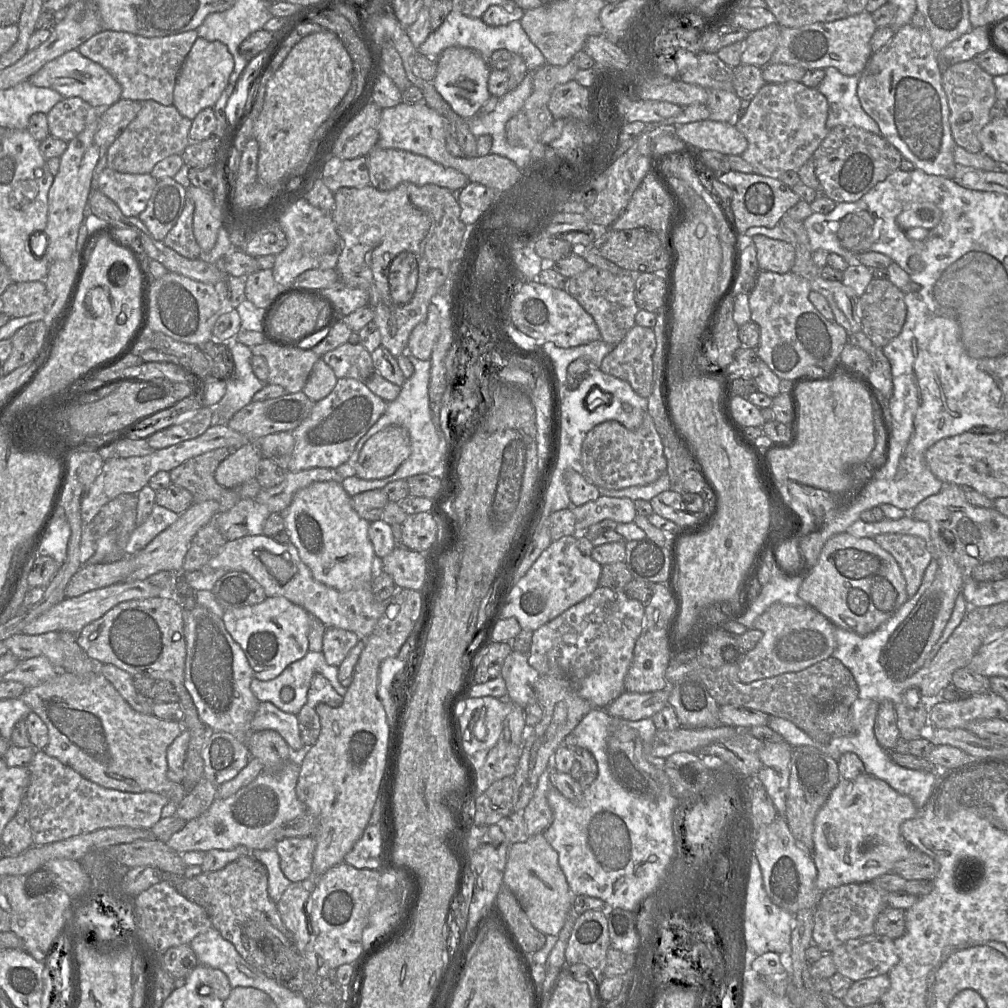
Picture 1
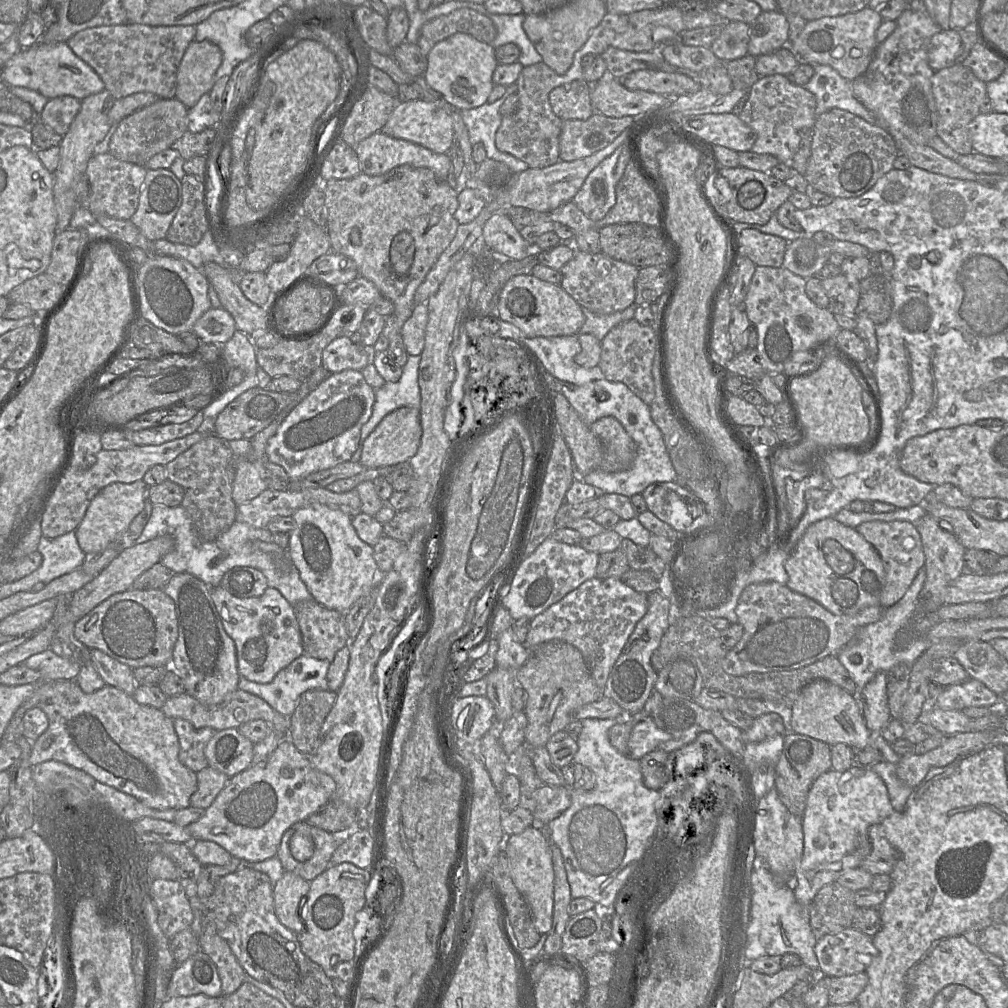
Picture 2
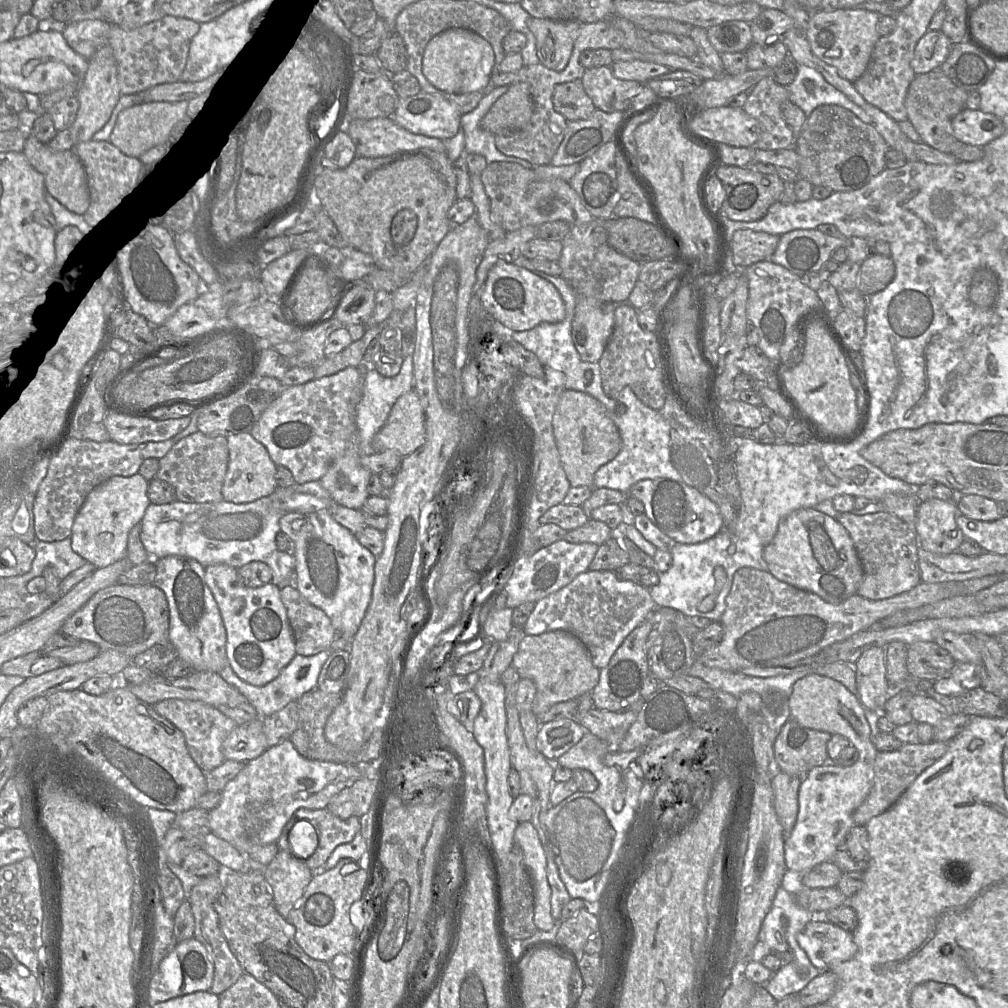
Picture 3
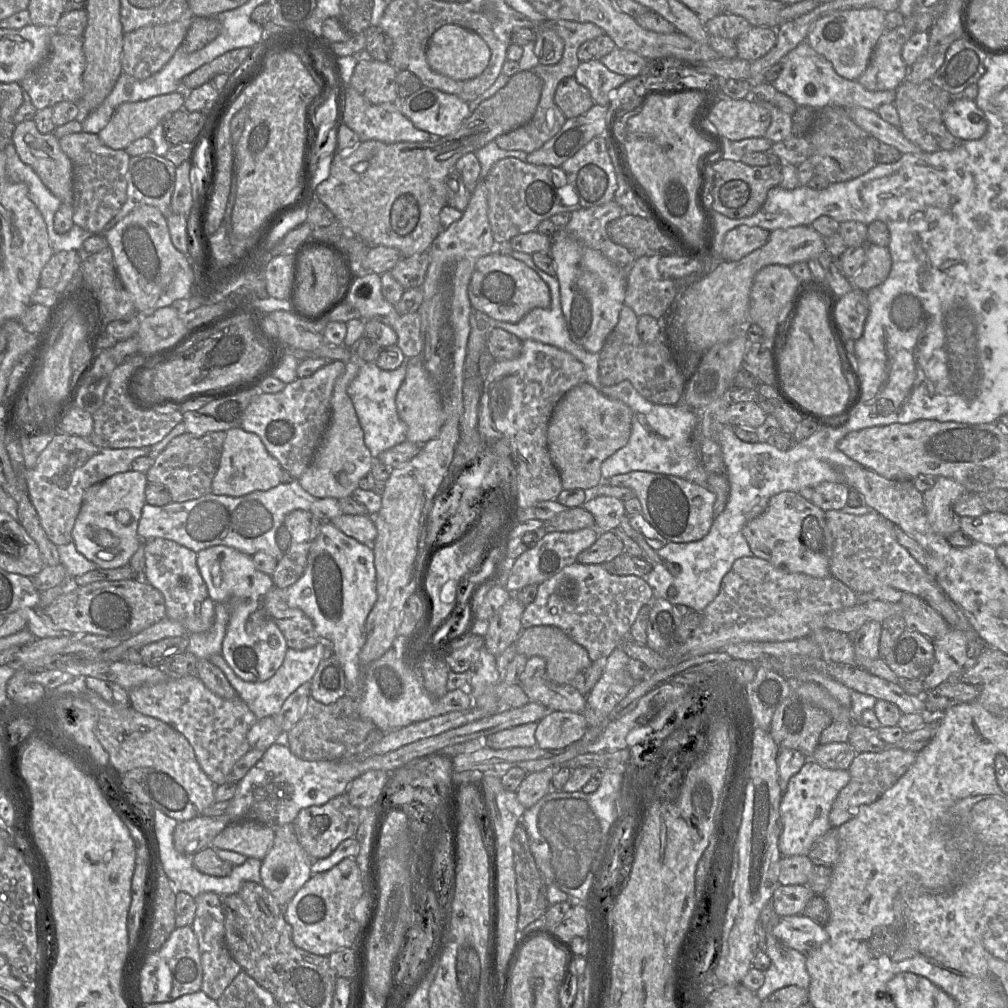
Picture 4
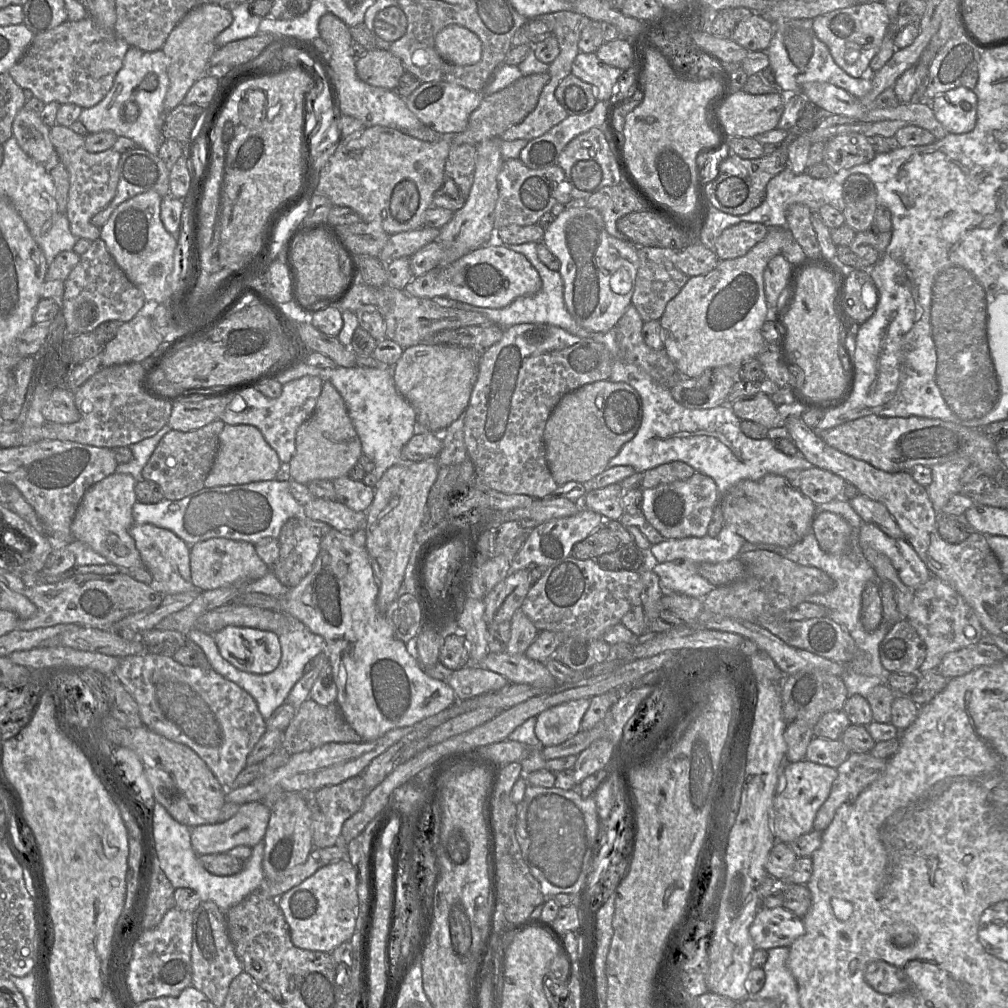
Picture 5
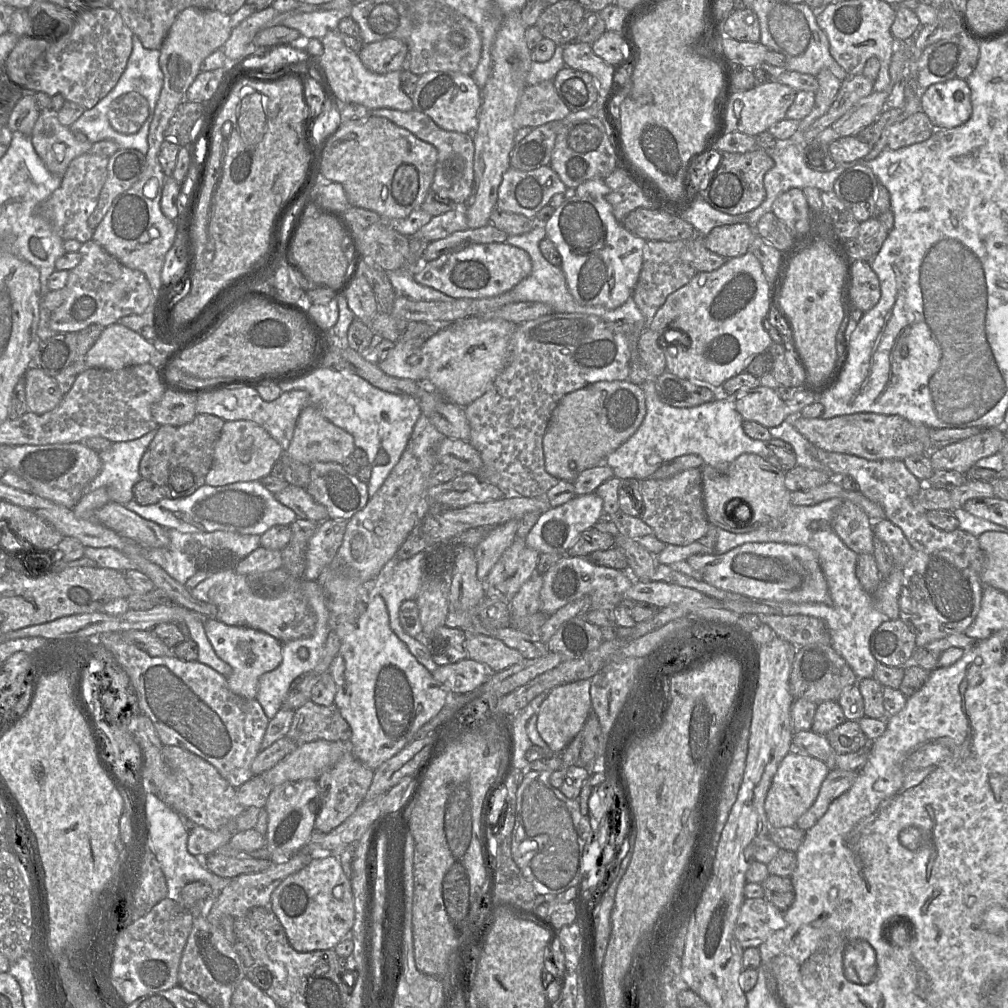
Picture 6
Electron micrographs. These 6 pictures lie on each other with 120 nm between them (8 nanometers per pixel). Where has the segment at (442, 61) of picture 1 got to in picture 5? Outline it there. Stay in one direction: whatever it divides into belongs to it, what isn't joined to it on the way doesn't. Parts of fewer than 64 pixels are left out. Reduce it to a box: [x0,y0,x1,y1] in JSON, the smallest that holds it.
[435,24,482,66]

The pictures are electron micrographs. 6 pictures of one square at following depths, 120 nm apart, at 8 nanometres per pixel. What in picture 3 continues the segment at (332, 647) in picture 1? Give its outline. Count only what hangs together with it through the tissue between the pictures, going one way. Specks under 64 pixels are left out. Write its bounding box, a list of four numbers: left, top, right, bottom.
[280,585,336,656]

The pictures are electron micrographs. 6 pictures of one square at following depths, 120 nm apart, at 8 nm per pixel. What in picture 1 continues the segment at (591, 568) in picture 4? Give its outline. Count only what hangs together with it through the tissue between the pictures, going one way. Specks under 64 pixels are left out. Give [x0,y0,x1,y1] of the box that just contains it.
[528,586,645,708]

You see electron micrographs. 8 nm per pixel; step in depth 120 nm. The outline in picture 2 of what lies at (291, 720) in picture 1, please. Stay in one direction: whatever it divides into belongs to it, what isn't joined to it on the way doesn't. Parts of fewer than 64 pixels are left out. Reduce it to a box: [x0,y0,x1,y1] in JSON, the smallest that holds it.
[161,688,290,738]

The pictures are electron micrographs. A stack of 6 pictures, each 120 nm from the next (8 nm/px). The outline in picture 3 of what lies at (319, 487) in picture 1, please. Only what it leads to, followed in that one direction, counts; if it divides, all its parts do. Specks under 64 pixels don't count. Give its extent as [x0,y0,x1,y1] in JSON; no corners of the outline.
[294,510,376,638]

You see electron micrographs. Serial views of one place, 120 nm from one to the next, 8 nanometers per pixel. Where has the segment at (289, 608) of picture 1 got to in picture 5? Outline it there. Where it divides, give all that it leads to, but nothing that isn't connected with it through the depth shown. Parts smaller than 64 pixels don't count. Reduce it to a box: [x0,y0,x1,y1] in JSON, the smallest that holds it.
[190,538,282,674]

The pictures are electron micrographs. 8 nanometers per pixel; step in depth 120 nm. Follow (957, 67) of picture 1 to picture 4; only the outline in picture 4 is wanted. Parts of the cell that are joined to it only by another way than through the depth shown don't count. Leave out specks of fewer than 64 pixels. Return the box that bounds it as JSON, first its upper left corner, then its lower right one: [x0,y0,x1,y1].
[894,79,953,153]

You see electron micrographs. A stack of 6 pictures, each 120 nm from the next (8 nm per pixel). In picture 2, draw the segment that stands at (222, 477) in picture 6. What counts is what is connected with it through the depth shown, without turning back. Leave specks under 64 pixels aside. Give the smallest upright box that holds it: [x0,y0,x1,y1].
[229,440,267,506]

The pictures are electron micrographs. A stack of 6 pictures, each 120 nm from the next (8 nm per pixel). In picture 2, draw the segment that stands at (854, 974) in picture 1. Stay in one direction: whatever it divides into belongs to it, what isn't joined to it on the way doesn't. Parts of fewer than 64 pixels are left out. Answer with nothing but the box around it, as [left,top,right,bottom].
[814,928,877,977]

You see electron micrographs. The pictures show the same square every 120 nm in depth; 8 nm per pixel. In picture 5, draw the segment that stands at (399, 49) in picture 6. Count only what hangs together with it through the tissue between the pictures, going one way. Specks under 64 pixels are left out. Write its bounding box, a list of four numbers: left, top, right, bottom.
[356,48,404,90]

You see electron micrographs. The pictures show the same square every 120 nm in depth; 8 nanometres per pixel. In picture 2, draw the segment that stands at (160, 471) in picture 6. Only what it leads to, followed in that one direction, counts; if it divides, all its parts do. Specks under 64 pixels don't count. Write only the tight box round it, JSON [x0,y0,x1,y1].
[165,435,237,541]

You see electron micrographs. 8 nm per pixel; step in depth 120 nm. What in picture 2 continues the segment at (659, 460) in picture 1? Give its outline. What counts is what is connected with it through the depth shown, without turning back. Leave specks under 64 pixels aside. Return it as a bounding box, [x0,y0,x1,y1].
[589,416,636,473]

